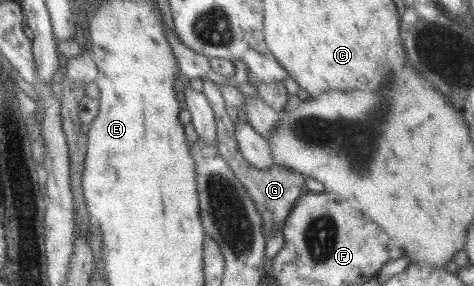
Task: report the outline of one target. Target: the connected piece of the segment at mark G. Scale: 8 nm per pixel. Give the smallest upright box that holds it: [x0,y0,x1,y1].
[202,79,305,238]

